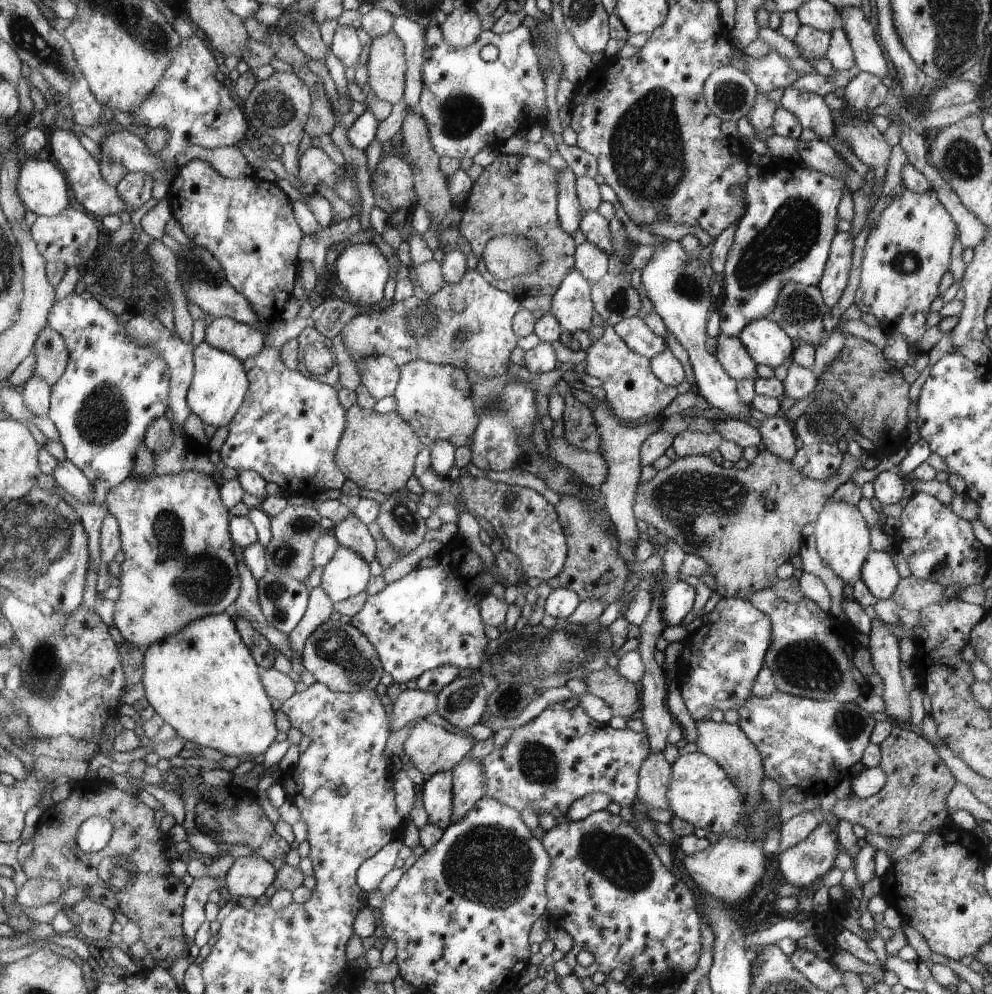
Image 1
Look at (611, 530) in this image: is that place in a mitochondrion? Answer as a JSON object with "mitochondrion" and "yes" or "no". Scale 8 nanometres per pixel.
{"mitochondrion":"no"}

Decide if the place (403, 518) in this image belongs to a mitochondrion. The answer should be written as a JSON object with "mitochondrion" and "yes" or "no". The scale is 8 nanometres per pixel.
{"mitochondrion":"yes"}

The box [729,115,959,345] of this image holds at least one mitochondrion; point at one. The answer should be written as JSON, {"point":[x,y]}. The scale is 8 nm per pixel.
{"point":[792,231]}

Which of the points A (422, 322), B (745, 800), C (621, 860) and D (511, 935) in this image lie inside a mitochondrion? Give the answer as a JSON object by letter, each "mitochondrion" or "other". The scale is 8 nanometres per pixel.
{"A":"mitochondrion","B":"other","C":"mitochondrion","D":"other"}

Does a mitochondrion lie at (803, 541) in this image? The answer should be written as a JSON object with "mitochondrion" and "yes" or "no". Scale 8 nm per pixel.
{"mitochondrion":"no"}

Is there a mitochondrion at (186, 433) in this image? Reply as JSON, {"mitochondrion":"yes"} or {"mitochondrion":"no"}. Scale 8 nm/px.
{"mitochondrion":"no"}

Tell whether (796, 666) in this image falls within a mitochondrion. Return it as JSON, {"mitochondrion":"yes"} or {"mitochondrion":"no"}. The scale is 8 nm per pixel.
{"mitochondrion":"yes"}

